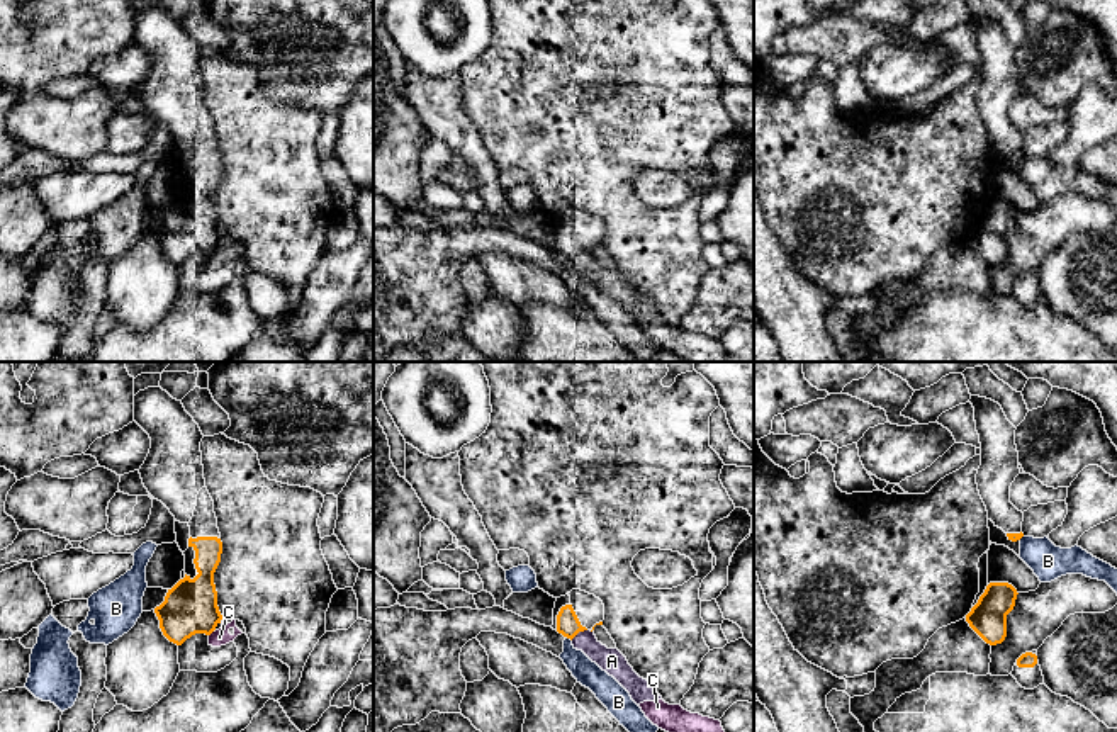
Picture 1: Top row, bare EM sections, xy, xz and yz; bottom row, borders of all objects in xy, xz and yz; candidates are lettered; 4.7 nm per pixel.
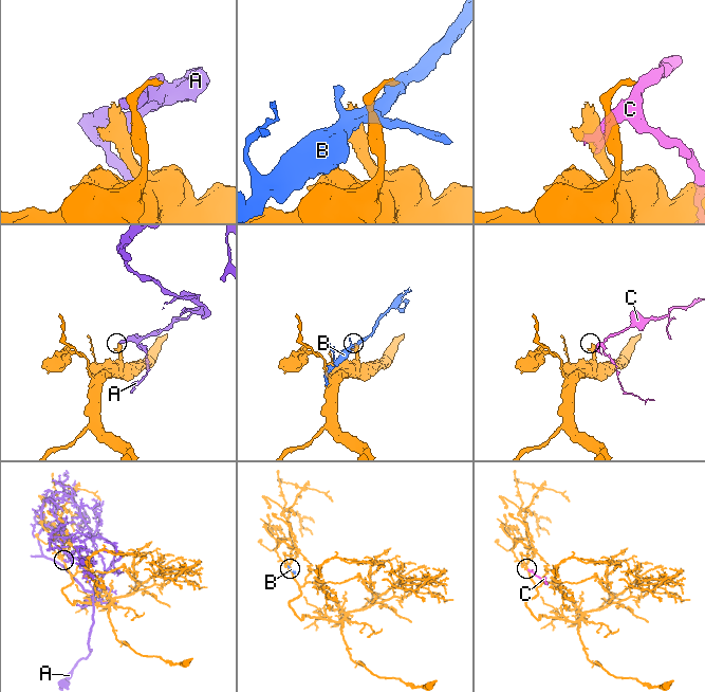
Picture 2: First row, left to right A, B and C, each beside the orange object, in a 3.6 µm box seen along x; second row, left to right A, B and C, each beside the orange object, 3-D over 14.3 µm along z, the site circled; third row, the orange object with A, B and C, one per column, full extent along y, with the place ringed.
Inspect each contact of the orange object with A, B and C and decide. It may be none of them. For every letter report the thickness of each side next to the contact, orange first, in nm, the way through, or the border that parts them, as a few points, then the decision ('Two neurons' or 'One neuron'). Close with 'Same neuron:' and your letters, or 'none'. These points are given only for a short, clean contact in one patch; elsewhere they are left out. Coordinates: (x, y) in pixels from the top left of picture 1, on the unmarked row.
A: Thickness 110 nm (orange) against 120 nm. Two neurons
B: Thickness 110 nm (orange) against 120 nm. Two neurons
C: Thickness 260 nm (orange) against 80 nm. Boundary: xy (213, 250), (209, 255). Two neurons
Same neuron: none

